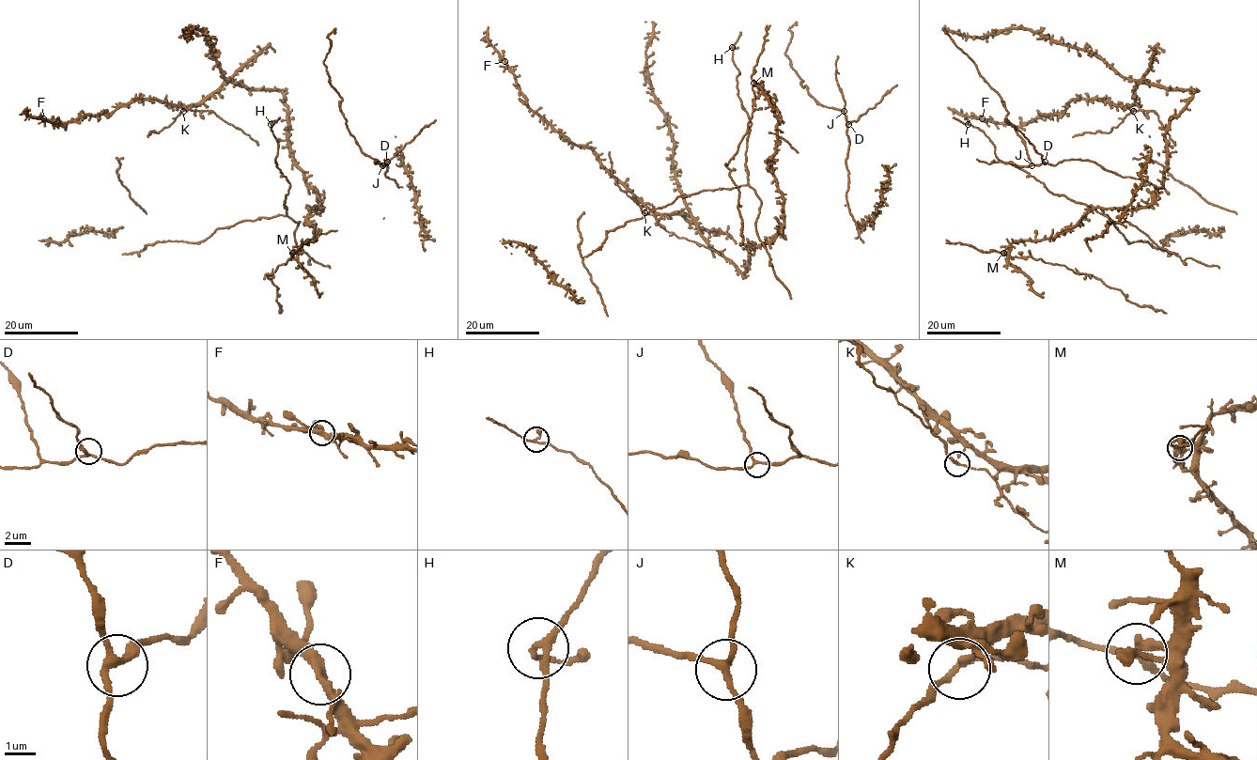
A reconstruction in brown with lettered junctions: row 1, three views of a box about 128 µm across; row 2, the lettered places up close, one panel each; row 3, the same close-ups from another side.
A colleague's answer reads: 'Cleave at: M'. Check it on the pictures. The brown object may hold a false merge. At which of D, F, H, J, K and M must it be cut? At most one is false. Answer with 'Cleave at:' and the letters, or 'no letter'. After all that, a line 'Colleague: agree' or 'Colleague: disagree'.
Cleave at: M
Colleague: agree

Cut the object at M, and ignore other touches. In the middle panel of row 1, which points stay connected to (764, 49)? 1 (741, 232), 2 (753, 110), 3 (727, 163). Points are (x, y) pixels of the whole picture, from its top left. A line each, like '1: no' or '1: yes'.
1: yes
2: yes
3: yes

